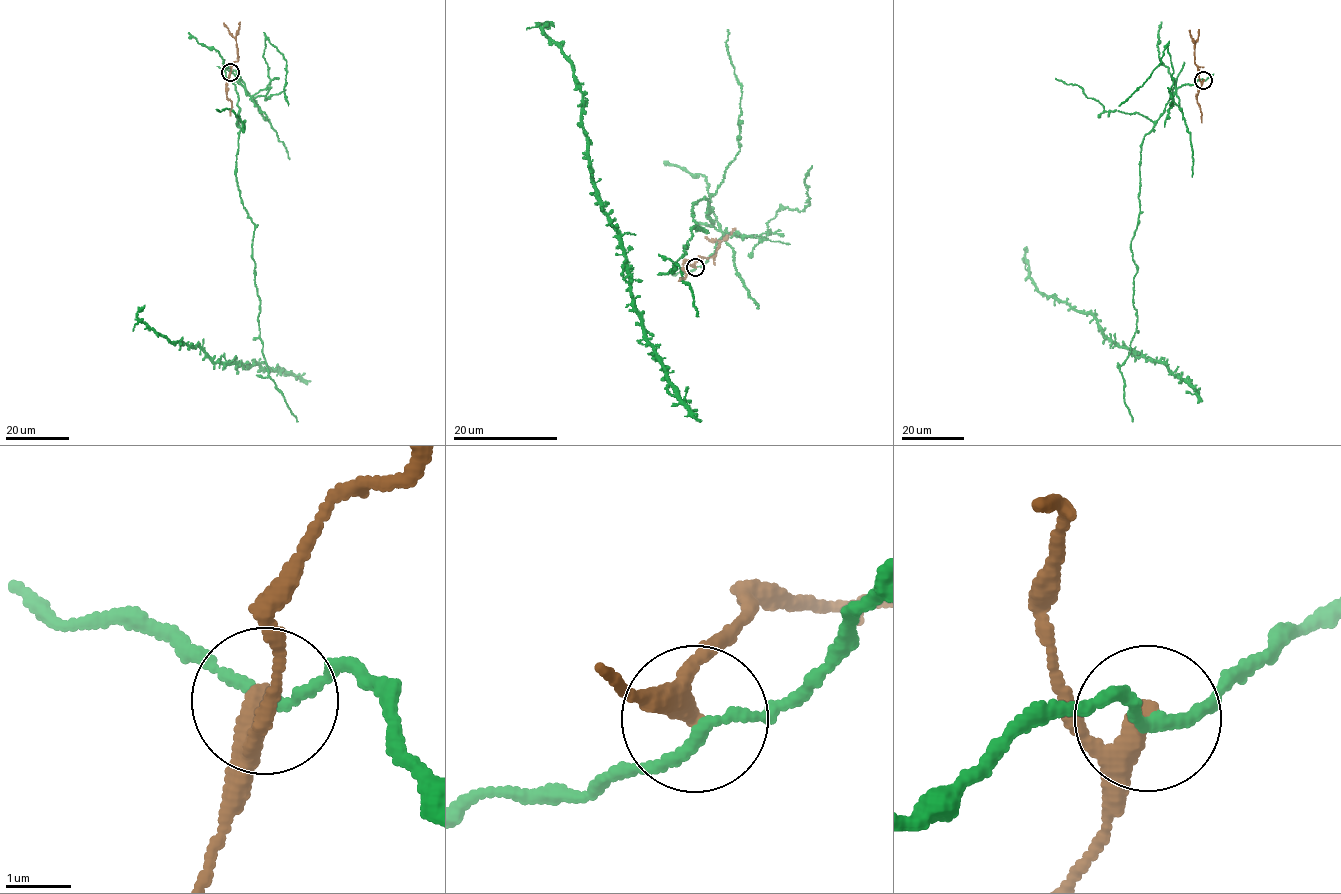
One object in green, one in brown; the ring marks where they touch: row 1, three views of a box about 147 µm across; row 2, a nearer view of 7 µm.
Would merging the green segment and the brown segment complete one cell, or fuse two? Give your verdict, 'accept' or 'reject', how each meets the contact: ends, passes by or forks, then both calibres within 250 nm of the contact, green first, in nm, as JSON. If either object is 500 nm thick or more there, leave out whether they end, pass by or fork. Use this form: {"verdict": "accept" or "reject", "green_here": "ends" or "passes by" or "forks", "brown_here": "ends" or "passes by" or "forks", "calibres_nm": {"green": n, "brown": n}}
{"verdict": "reject", "green_here": "passes by", "brown_here": "passes by", "calibres_nm": {"green": 170, "brown": 280}}

